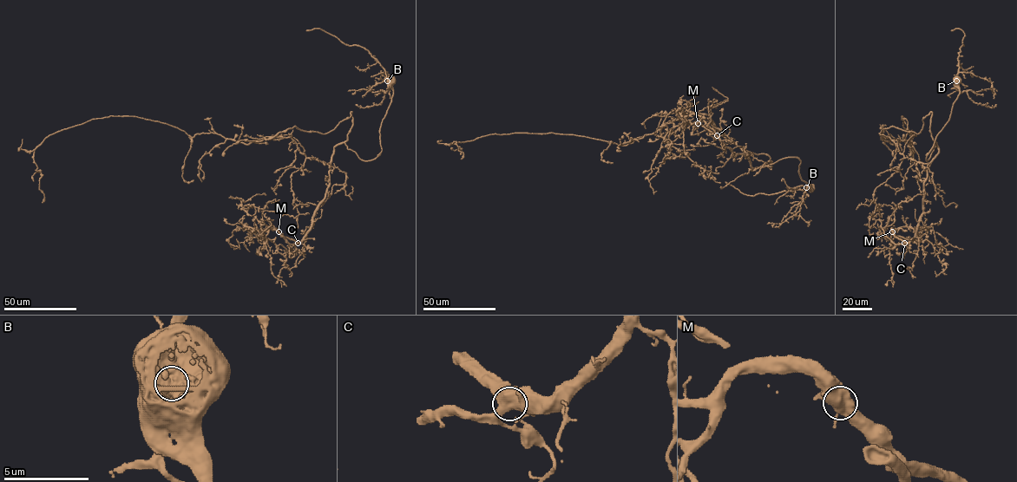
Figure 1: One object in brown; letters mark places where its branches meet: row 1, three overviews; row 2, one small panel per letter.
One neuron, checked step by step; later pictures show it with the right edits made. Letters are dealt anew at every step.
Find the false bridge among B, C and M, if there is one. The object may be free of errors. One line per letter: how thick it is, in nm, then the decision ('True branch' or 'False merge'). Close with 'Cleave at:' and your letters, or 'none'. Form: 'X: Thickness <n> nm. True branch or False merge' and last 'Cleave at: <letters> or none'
B: Thickness 600 nm. False merge
C: Thickness 550 nm. True branch
M: Thickness 500 nm. True branch
Cleave at: B

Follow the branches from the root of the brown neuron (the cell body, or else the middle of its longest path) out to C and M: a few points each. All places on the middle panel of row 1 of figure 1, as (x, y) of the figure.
C: (810, 187), (800, 177), (798, 158), (783, 158), (753, 169), (748, 154), (734, 154), (717, 135)
M: (810, 187), (800, 177), (798, 158), (783, 158), (753, 169), (748, 154), (734, 154), (698, 123)

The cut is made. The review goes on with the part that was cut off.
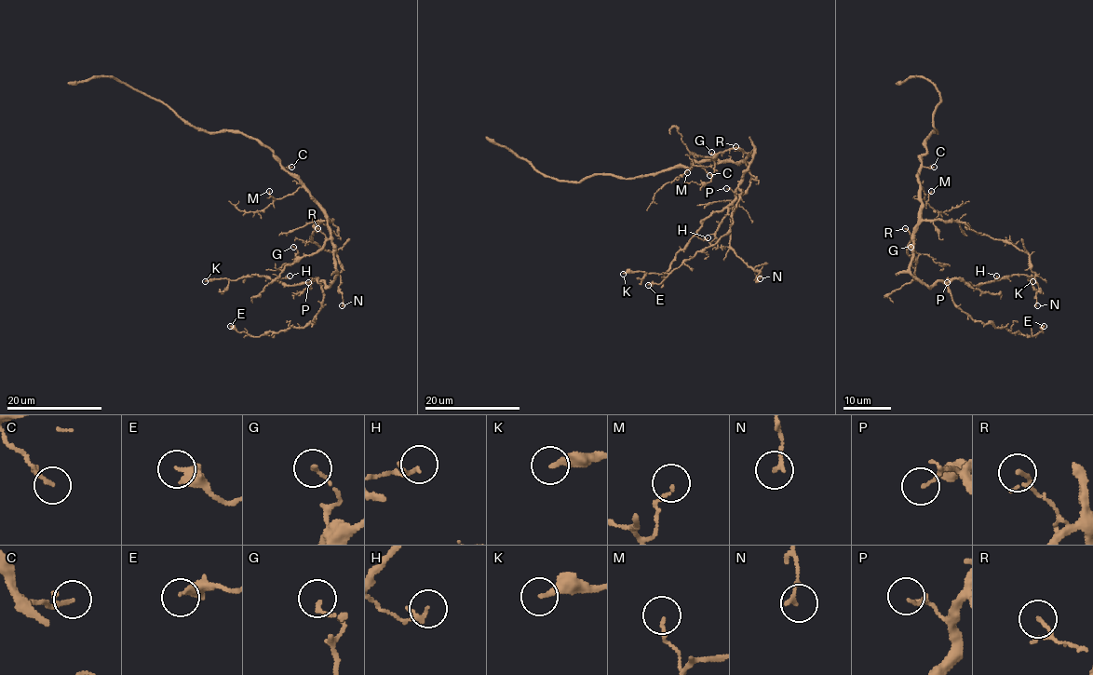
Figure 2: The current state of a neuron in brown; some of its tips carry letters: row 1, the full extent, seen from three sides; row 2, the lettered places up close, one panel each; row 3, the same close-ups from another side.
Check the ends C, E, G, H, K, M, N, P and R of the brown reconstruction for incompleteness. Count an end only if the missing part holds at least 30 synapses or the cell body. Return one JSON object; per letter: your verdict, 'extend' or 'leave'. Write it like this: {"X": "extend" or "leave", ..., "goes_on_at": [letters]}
{"C": "leave", "E": "leave", "G": "leave", "H": "leave", "K": "leave", "M": "leave", "N": "leave", "P": "leave", "R": "leave", "goes_on_at": []}

